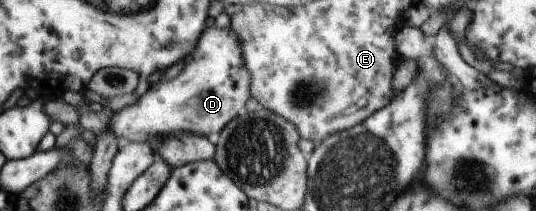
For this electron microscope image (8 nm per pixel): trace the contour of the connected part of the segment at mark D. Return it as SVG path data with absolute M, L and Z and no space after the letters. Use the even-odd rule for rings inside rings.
M217 26L204 29L196 48L185 61L179 77L161 81L135 103L125 106L110 119L110 130L123 142L147 142L156 151L156 141L178 131L207 135L223 129L239 115L252 97L251 74L242 58L242 43L230 28Z

